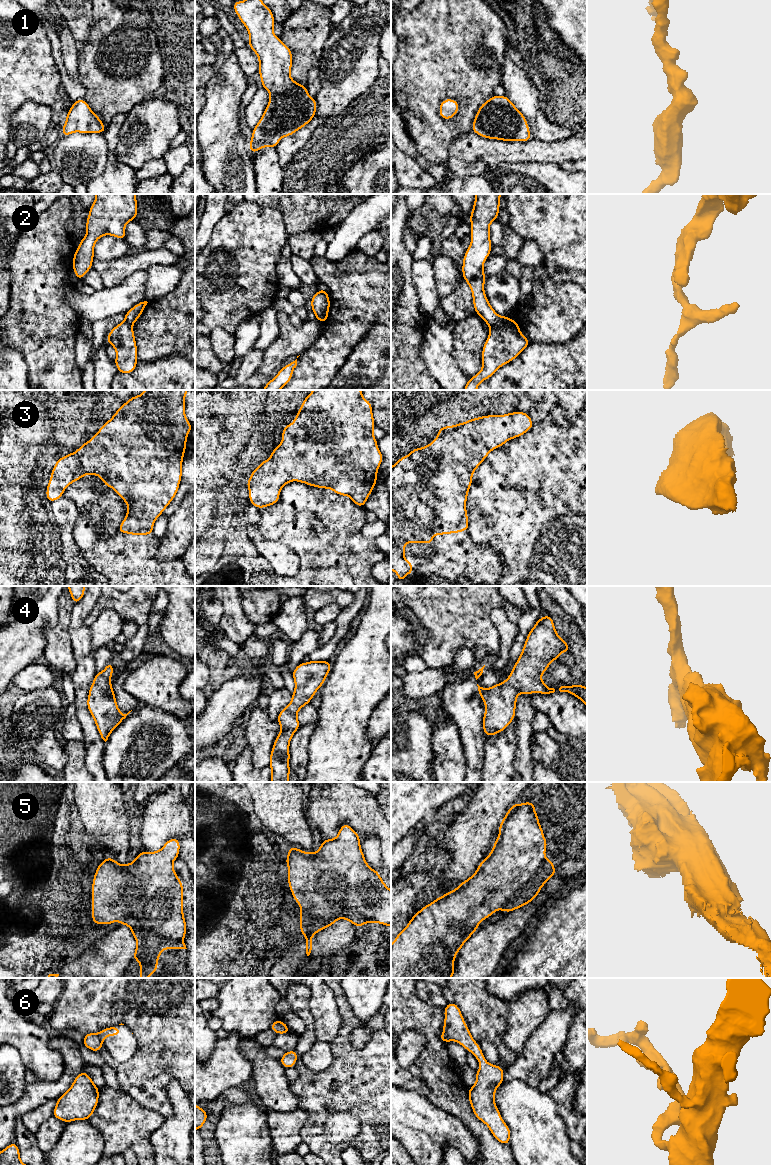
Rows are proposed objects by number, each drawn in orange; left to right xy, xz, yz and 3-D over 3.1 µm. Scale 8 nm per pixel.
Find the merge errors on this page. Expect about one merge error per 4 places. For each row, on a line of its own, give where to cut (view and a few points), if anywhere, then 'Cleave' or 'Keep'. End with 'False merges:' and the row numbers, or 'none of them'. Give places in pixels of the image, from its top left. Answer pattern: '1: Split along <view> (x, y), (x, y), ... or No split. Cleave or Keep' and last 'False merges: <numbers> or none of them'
1: No split. Keep
2: Split along yz (499, 316), (490, 326). Cleave
3: No split. Keep
4: No split. Keep
5: No split. Keep
6: No split. Keep
False merges: 2

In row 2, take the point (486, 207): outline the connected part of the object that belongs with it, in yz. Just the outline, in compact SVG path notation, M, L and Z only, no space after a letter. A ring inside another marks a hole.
M475 194L471 223L471 243L464 254L462 275L472 292L475 313L482 317L488 326L496 323L499 315L488 302L484 291L483 266L493 247L490 240L490 224L497 220L500 211L501 194Z

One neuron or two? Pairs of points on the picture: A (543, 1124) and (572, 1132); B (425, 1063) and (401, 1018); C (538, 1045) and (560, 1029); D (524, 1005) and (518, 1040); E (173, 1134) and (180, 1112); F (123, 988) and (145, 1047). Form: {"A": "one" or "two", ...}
{"A": "two", "B": "one", "C": "one", "D": "one", "E": "one", "F": "one"}

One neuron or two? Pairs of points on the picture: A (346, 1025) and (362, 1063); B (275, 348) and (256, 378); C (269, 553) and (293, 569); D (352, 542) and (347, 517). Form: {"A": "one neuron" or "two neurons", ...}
{"A": "one neuron", "B": "one neuron", "C": "one neuron", "D": "one neuron"}

